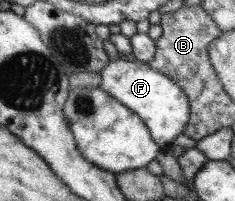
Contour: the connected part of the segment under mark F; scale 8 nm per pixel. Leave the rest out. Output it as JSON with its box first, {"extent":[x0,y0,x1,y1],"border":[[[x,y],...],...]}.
{"extent":[98,59,189,148],"border":[[[120,59],[108,61],[98,73],[100,76],[98,87],[125,108],[132,110],[145,124],[153,142],[156,142],[159,148],[171,145],[173,138],[183,132],[183,126],[189,122],[186,96],[164,74],[153,70],[146,63],[125,62]]]}

